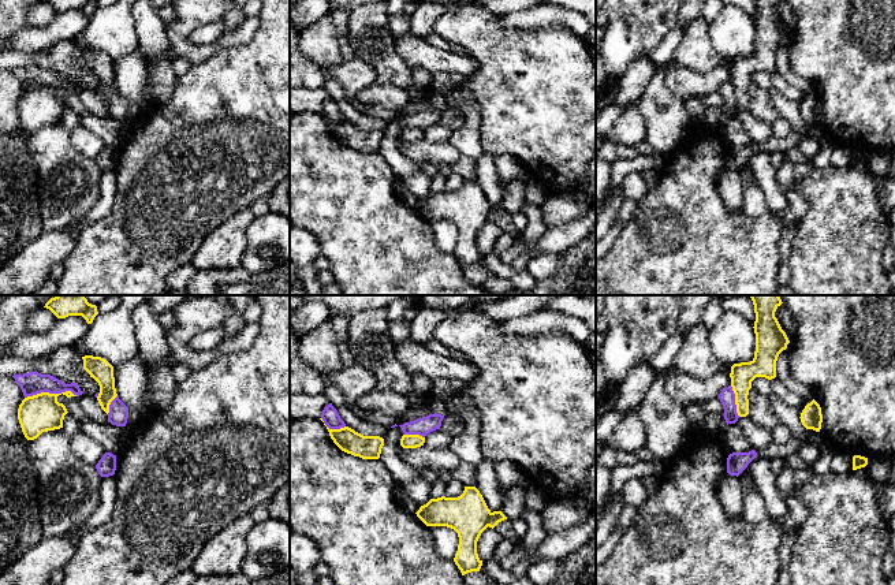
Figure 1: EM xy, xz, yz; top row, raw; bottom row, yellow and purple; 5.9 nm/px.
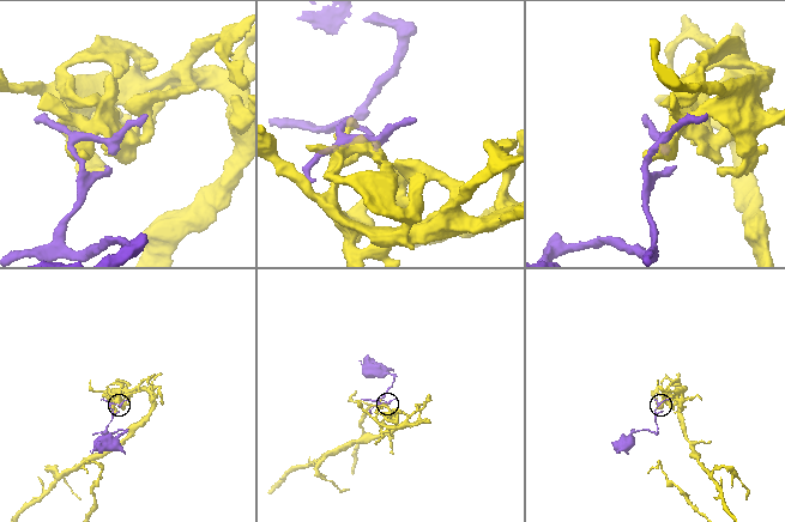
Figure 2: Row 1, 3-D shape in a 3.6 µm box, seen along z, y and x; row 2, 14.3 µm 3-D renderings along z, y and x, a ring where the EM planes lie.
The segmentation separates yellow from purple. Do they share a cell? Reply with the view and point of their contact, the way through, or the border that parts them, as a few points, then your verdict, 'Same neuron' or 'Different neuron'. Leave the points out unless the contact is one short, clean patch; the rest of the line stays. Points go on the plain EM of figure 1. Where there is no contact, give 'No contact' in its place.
Touches yellow at xy (51, 88). Different neuron

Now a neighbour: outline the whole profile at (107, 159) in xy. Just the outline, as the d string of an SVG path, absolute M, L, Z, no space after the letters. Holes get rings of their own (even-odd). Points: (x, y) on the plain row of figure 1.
M105 146L96 159L96 163L101 171L113 169L116 164L116 149Z

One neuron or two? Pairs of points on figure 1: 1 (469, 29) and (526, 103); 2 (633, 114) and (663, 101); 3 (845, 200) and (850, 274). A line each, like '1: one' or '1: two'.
1: one
2: two
3: one

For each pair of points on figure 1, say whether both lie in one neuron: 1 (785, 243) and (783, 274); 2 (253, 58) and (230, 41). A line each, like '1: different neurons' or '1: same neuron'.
1: same neuron
2: different neurons

